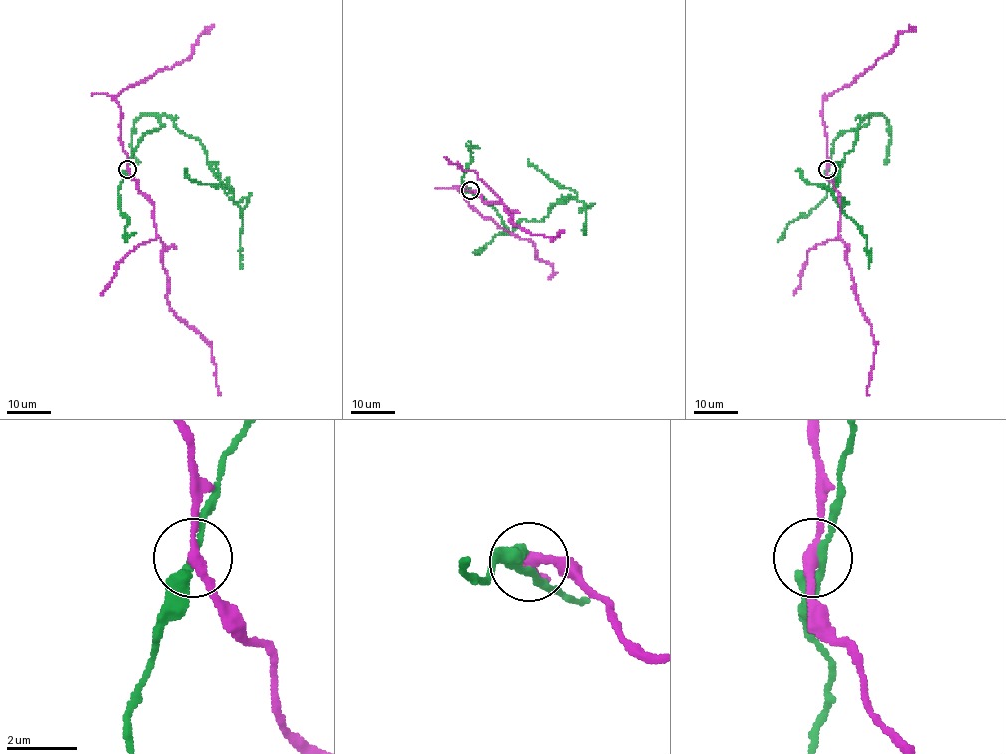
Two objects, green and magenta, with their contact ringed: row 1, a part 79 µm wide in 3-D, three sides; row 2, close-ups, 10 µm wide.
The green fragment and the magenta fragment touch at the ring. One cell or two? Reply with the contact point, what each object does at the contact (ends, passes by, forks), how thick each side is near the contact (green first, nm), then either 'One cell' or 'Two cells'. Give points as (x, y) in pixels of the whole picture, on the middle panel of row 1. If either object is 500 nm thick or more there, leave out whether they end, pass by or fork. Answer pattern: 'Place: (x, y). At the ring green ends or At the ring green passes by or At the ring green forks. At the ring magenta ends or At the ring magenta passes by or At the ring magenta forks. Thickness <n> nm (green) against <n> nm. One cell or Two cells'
Place: (470, 190). At the ring green passes by. At the ring magenta passes by. Thickness 240 nm (green) against 280 nm. Two cells

